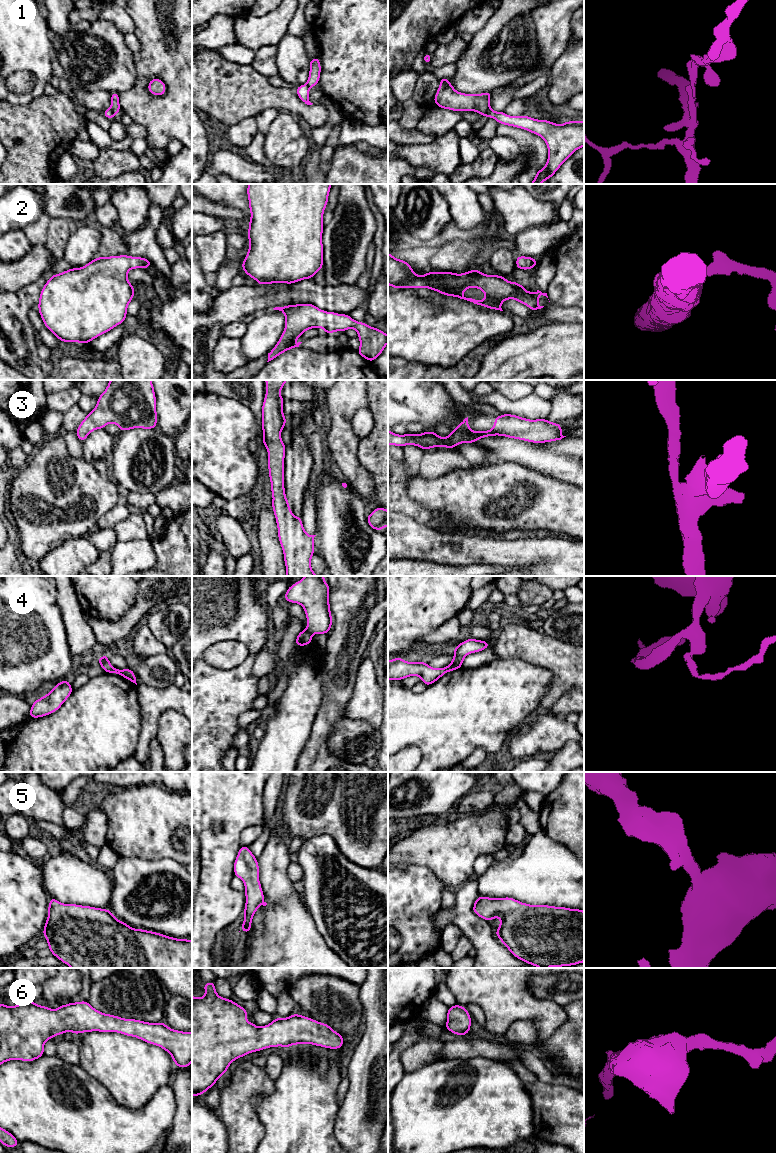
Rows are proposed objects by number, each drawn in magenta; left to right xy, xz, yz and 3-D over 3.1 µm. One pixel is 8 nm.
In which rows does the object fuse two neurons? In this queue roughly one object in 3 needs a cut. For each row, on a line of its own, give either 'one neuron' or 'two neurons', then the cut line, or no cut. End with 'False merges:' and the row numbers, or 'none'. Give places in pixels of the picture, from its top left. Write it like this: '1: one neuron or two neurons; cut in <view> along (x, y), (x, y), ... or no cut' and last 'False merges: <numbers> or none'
1: two neurons; cut in xy along (109, 108), (113, 116)
2: one neuron; no cut
3: one neuron; no cut
4: two neurons; cut in xz along (305, 629), (311, 635)
5: one neuron; no cut
6: one neuron; no cut
False merges: 1, 4

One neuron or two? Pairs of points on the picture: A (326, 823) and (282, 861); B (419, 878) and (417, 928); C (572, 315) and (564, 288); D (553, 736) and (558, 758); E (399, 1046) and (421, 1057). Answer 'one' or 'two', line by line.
A: two
B: one
C: two
D: two
E: two

